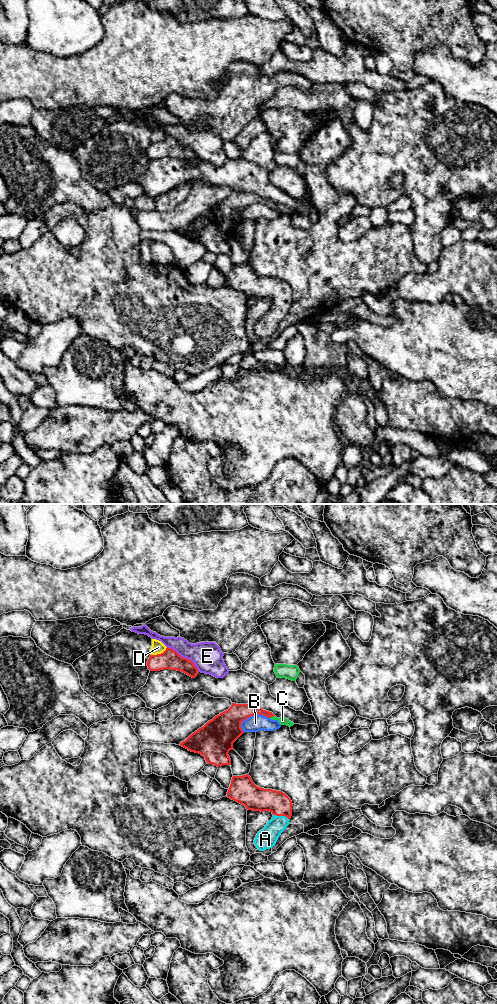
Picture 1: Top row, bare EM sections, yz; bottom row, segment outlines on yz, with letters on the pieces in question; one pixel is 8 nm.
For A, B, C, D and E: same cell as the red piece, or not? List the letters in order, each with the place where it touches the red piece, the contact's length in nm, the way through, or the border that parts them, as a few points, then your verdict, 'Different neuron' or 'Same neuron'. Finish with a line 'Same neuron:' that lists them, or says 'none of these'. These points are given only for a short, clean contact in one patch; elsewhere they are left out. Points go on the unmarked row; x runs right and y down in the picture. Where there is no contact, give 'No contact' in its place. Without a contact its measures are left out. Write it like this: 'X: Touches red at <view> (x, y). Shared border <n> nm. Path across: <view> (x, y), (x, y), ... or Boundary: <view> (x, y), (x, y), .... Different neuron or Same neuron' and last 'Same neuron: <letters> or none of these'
A: Touches red at yz (281, 303). Shared border 140 nm. Same neuron
B: Touches red at yz (253, 202). Shared border 260 nm. Different neuron
C: Touches red at yz (272, 204). Shared border 50 nm. Path across: yz (242, 199), (260, 199), (272, 204), (282, 208). Same neuron
D: Touches red at yz (159, 142). Shared border 150 nm. Boundary: yz (167, 135), (162, 140), (151, 143). Different neuron
E: Touches red at yz (184, 146). Shared border 340 nm. Different neuron
Same neuron: A, C

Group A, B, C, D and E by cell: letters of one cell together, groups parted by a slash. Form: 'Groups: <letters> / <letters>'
Groups: A C / B / D / E

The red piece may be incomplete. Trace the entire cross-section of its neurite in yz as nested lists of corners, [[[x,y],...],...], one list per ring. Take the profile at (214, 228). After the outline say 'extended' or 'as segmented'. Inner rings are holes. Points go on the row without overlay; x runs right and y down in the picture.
[[[235,192],[208,209],[203,215],[192,221],[180,234],[205,245],[208,252],[217,255],[231,253],[228,243],[233,231],[244,221],[241,211],[253,203],[264,203],[278,208],[281,213],[293,214],[285,205],[277,206],[272,200],[263,198],[254,192]]] | extended

